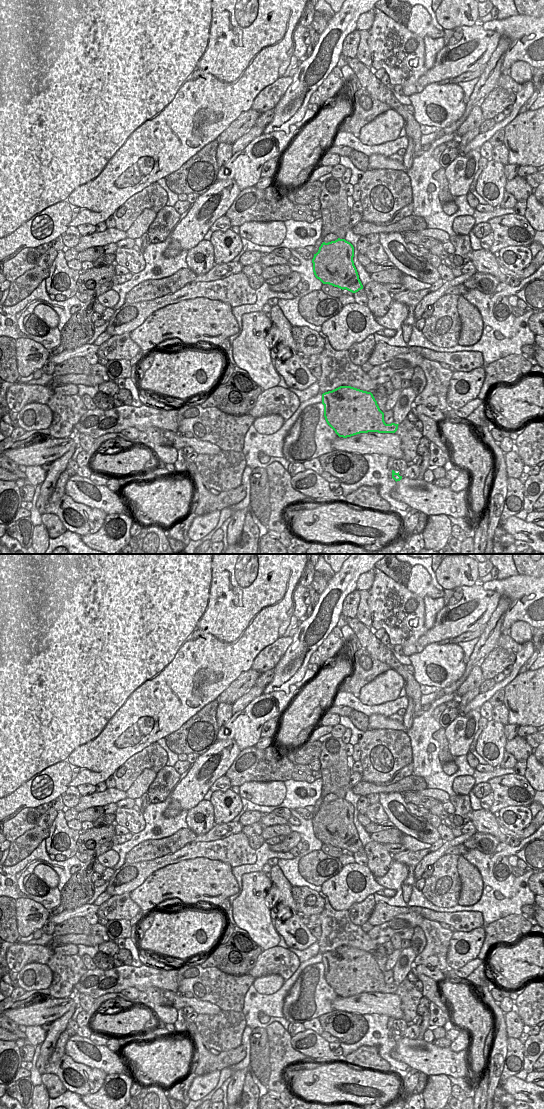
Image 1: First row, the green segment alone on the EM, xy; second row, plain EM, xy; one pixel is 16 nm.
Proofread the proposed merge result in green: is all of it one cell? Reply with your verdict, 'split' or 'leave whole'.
split

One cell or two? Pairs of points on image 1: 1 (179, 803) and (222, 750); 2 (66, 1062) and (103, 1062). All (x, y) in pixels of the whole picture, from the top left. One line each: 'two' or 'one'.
1: one
2: two

